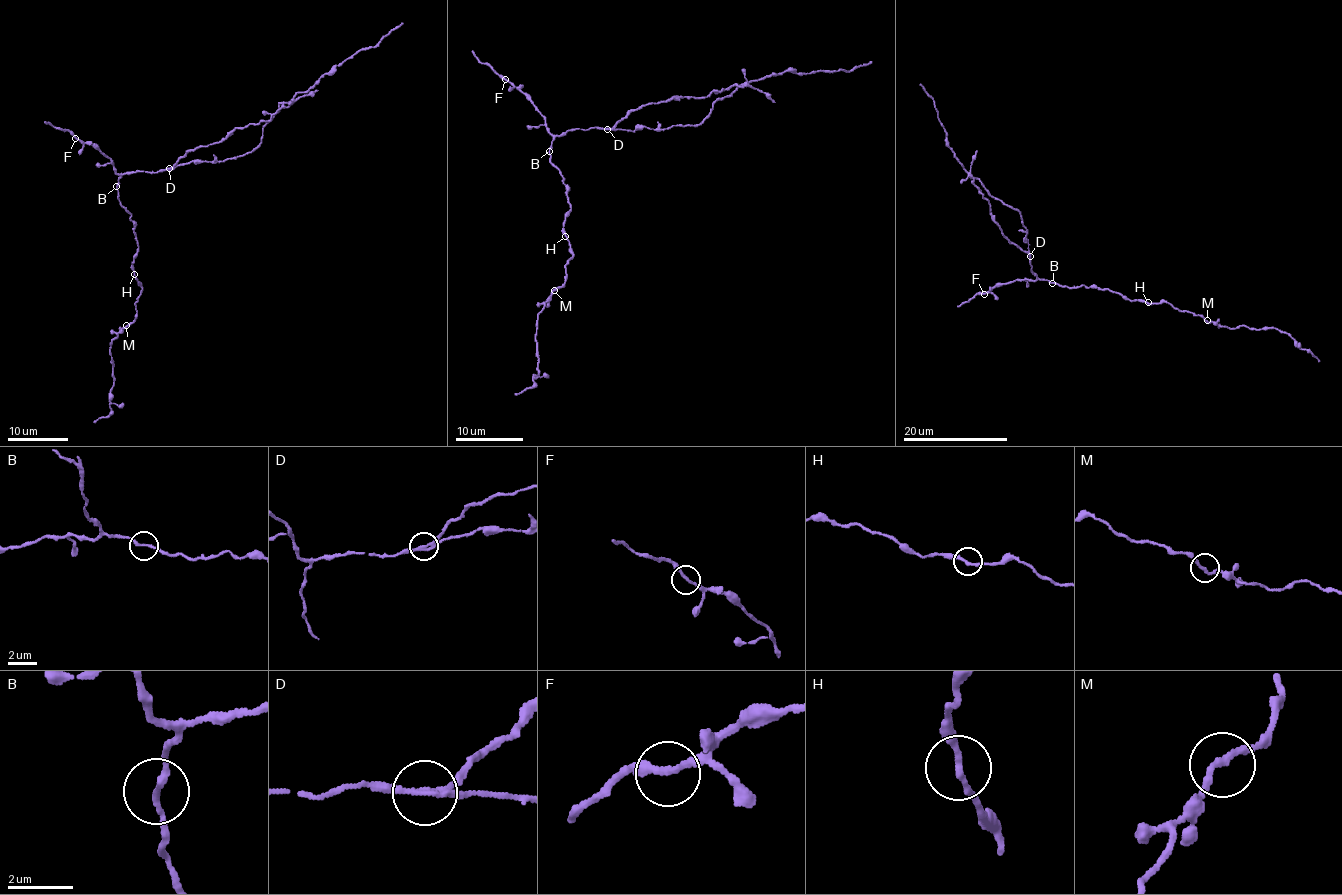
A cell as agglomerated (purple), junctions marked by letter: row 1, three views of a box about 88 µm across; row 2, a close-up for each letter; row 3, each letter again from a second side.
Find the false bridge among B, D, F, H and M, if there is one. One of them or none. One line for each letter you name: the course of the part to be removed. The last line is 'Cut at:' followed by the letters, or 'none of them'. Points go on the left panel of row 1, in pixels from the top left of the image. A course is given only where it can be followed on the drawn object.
D: course (169, 168), (185, 153), (221, 142), (236, 128), (268, 121), (280, 108), (288, 107), (318, 90)
Cut at: D

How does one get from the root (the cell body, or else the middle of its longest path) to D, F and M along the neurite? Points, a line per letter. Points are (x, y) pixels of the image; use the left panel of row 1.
D: (116, 186), (124, 173), (152, 173), (169, 168)
F: (116, 186), (119, 175), (113, 160), (100, 150), (75, 138)
M: (116, 186), (120, 203), (134, 226), (138, 250), (132, 267), (142, 289), (135, 303), (135, 320), (126, 325)

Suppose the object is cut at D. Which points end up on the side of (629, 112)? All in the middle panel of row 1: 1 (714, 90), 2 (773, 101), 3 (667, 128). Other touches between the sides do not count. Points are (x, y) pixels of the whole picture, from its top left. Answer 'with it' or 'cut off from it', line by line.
1: with it
2: with it
3: cut off from it

